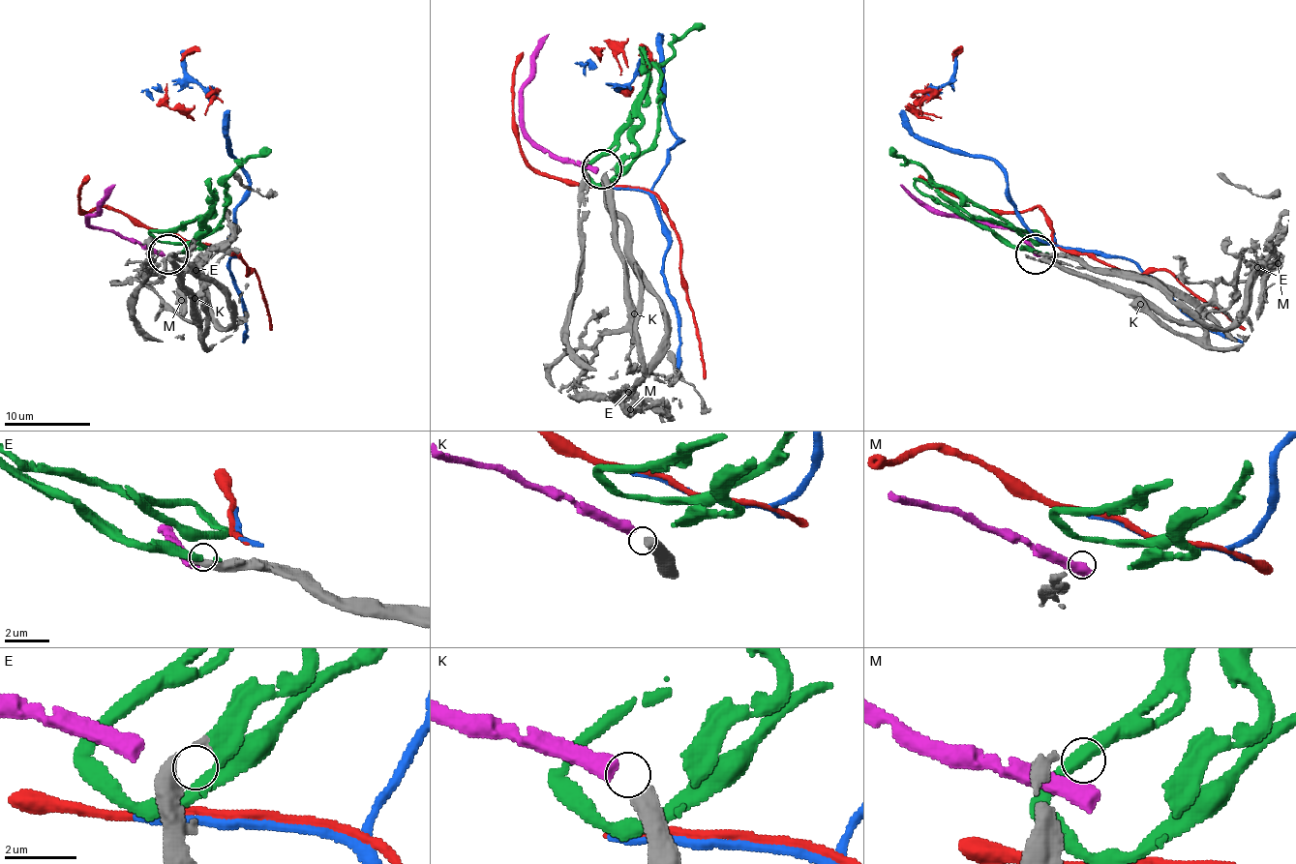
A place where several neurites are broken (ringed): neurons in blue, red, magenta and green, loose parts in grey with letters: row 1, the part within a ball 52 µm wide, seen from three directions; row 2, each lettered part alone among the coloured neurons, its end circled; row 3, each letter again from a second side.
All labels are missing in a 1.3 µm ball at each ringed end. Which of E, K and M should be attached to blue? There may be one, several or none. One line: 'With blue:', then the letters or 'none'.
With blue: none

